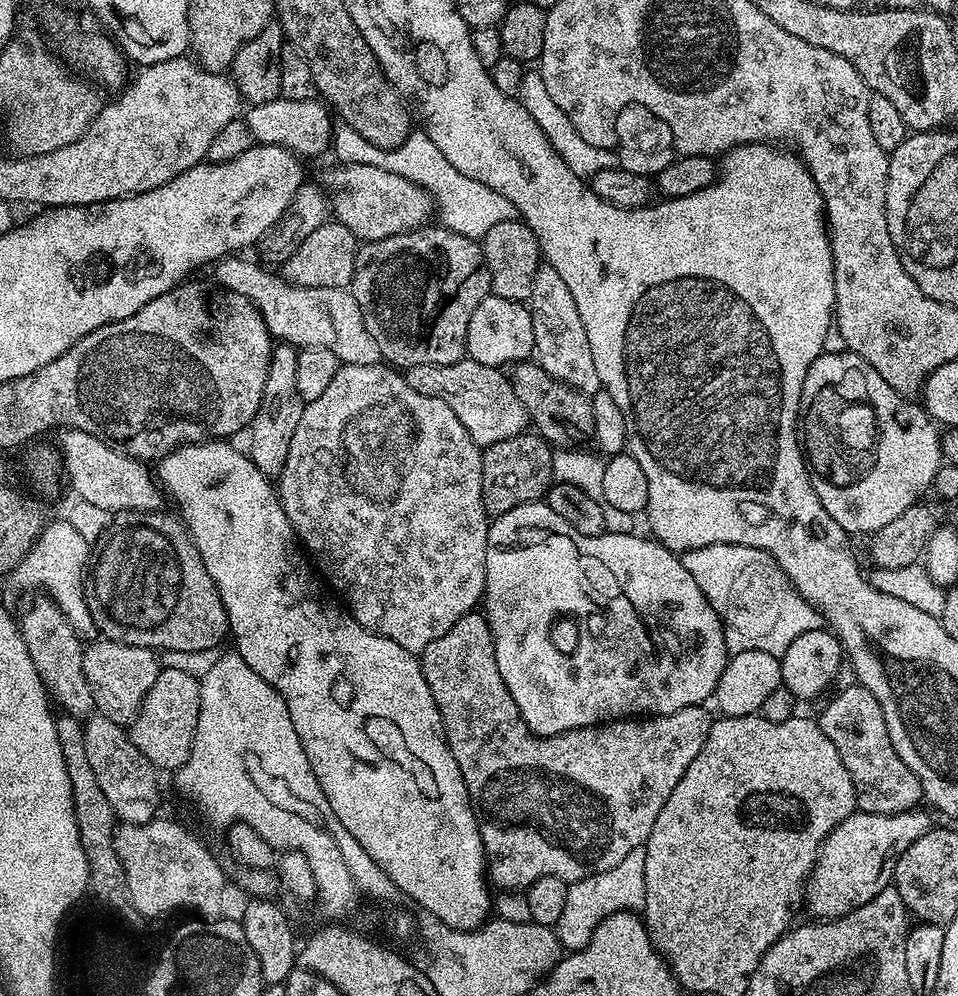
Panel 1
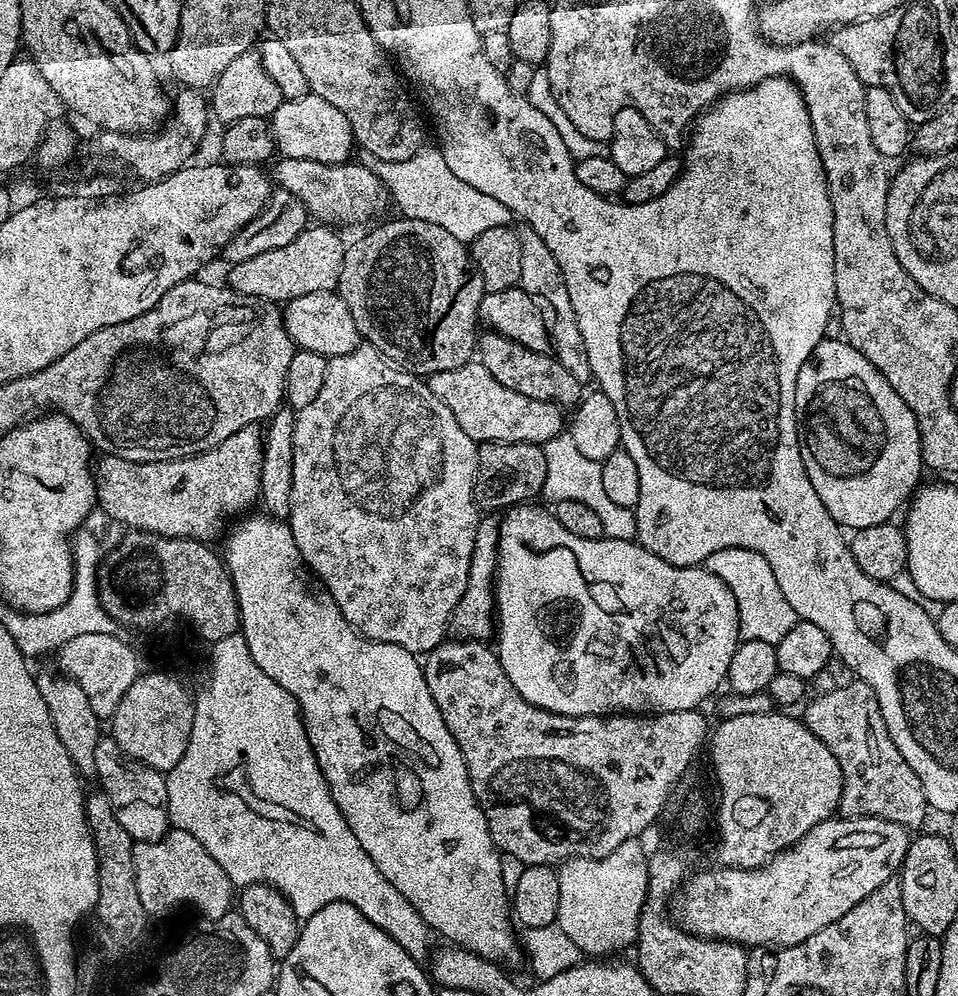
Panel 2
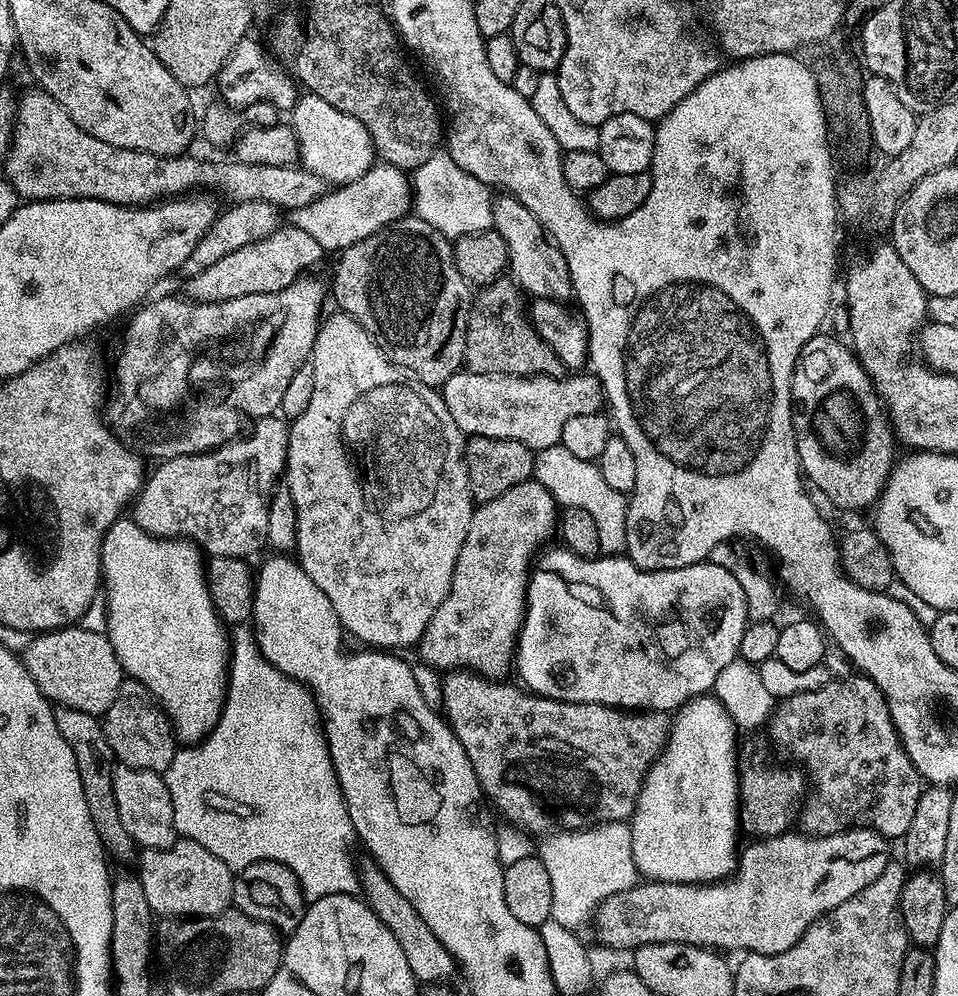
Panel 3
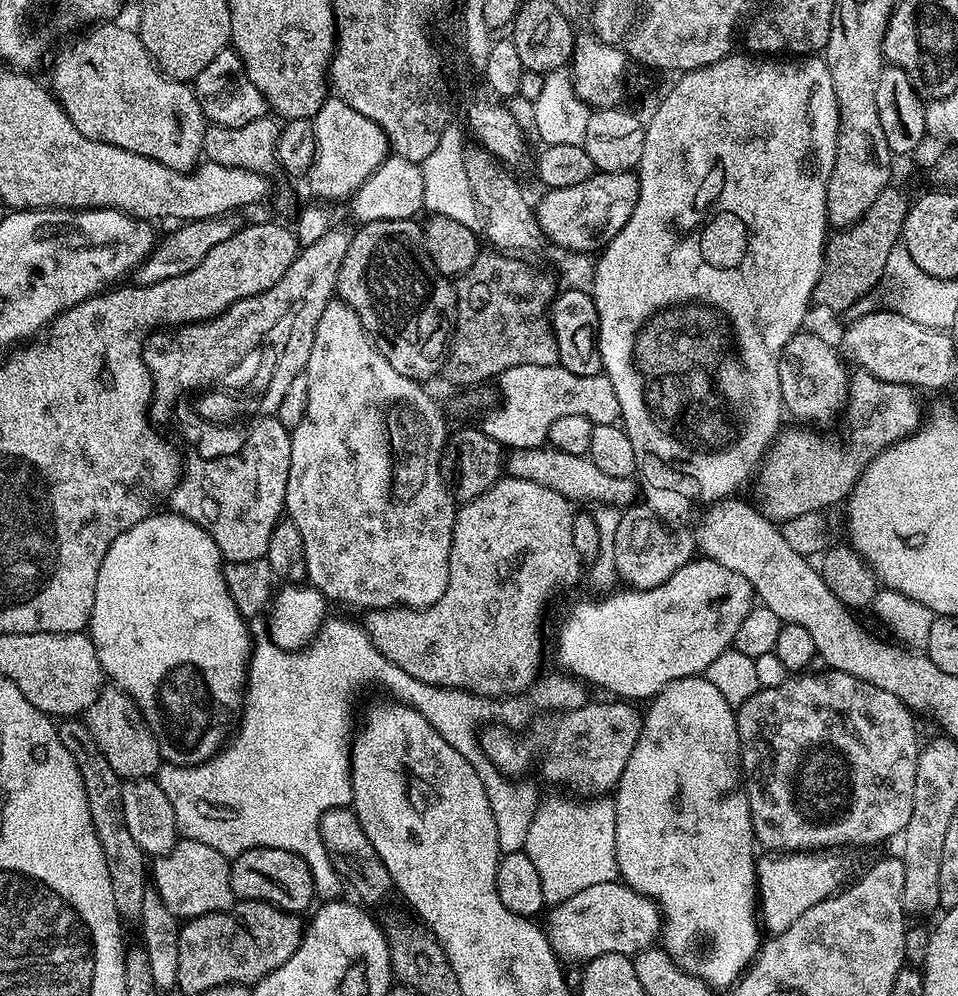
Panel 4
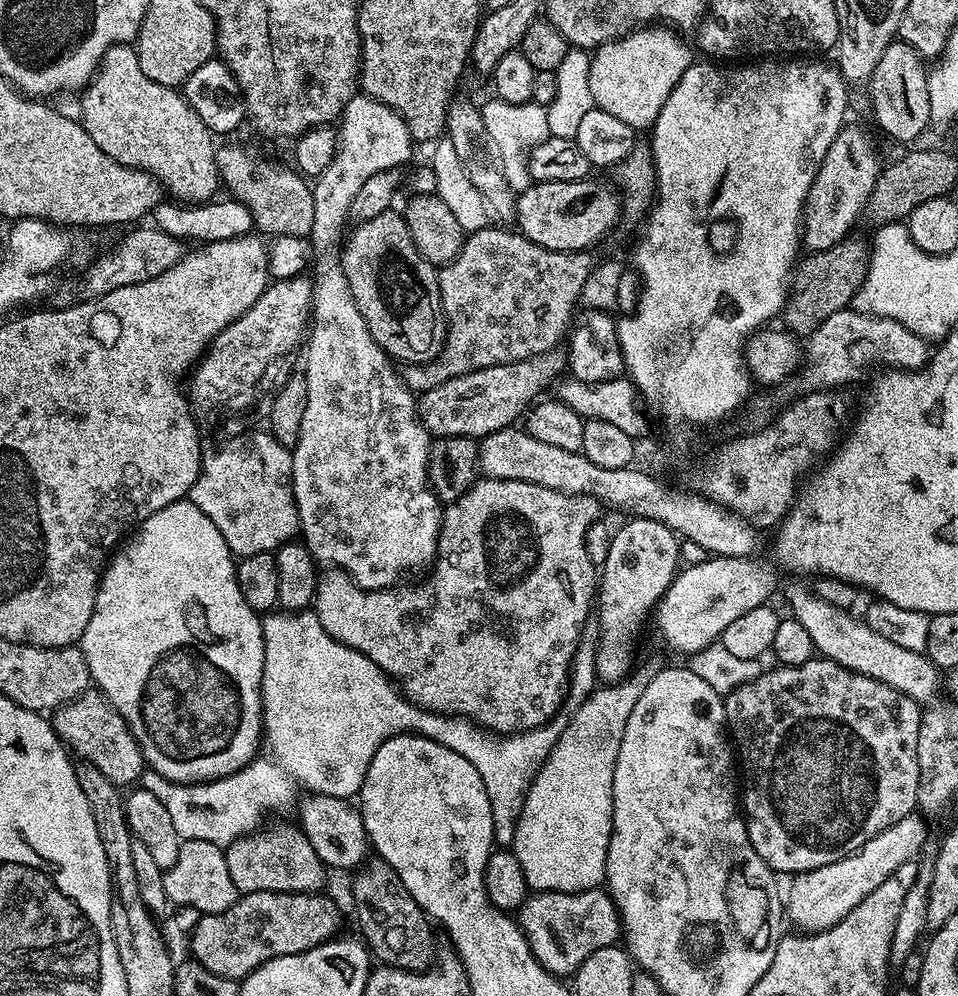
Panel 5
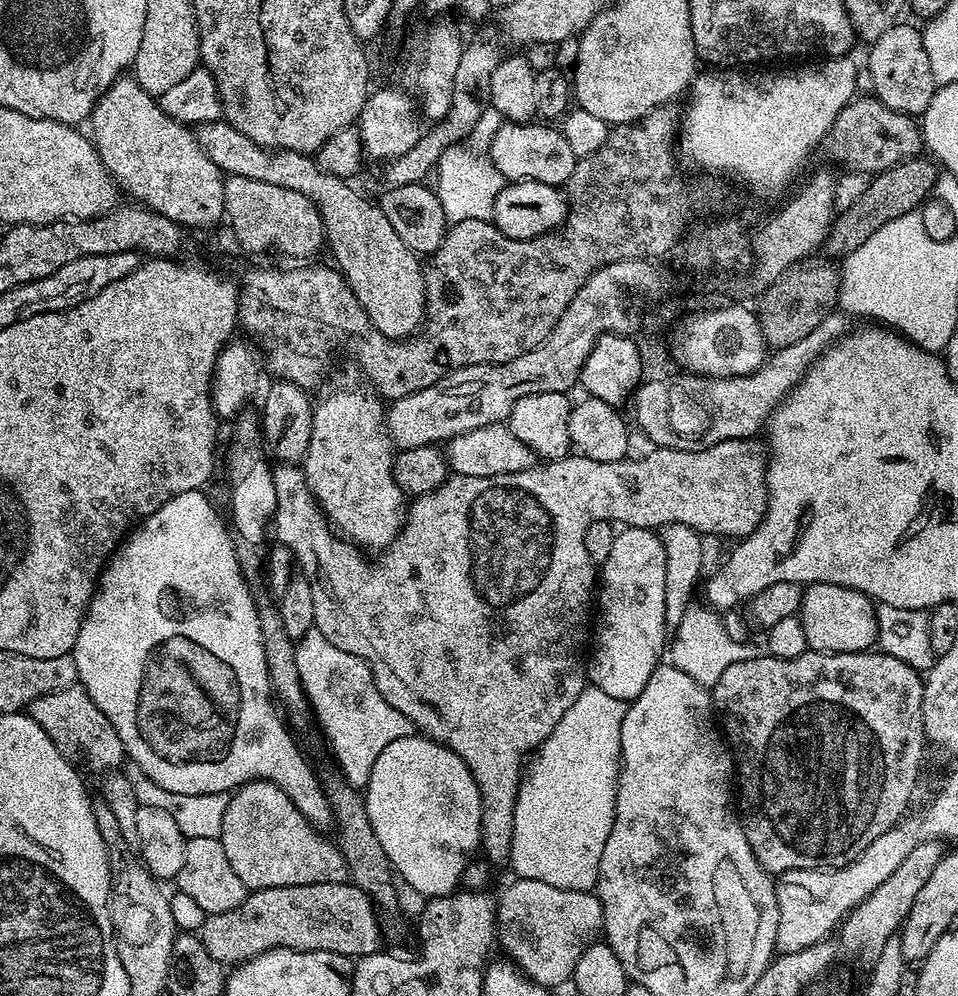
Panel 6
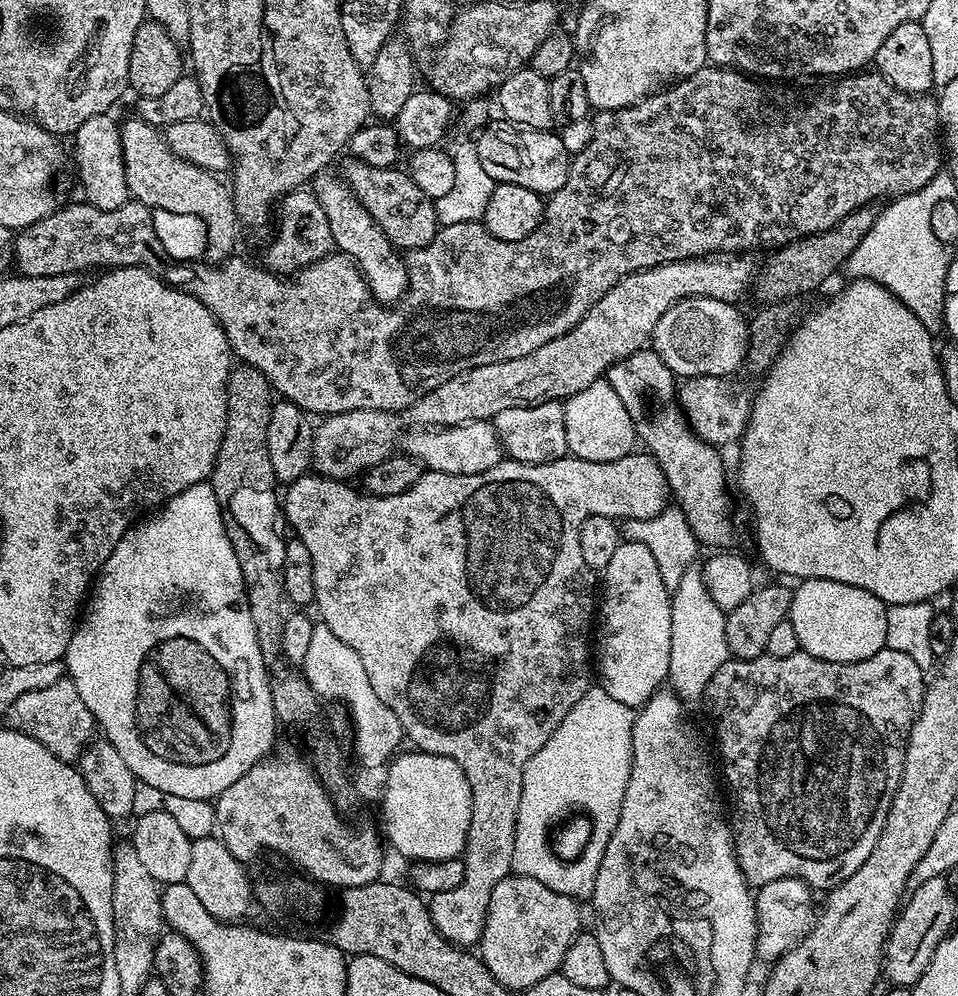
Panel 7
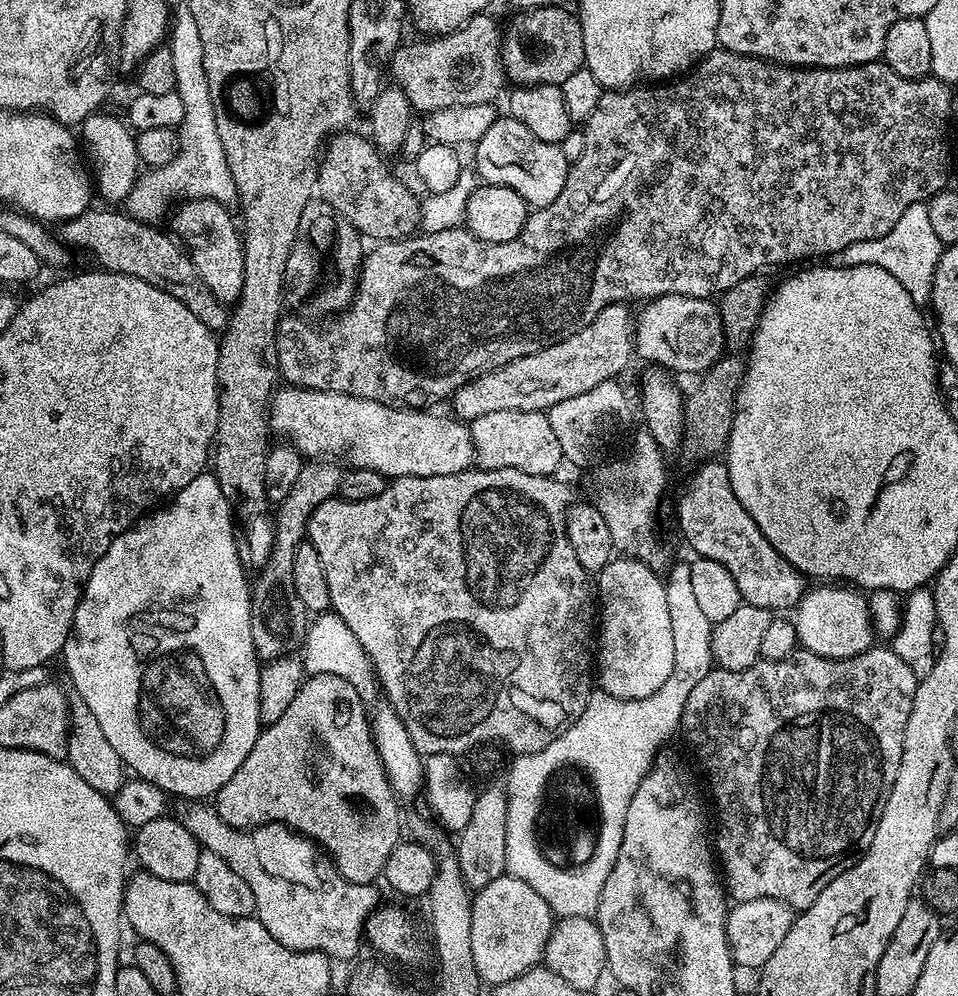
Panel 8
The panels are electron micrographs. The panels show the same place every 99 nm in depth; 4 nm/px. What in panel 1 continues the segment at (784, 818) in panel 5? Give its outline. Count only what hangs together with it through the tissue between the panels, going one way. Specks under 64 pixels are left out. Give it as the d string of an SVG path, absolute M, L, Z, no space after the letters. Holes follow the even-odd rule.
M859 686L842 689L825 706L824 713L818 716L818 723L826 738L834 742L846 770L850 770L859 811L889 816L913 811L919 805L916 803L921 803L924 791L920 779L906 762L902 762L902 758L898 758L898 750L894 750L886 730L882 706L878 706L878 698L874 698L870 690Z

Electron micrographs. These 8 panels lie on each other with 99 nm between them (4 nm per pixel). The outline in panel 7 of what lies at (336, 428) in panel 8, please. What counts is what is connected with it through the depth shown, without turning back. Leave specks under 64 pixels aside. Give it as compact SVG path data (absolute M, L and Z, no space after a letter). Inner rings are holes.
M471 420L468 424L459 424L449 428L422 428L416 426L408 431L405 431L402 436L403 455L413 456L429 472L482 474L482 470L490 470L490 466L498 466L506 456L503 446L500 445L495 423L486 420Z

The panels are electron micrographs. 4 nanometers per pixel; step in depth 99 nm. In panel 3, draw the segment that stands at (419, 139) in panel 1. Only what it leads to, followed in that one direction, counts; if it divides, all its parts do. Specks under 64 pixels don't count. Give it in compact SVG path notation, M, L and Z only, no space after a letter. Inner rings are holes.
M438 150L435 155L426 158L426 162L411 173L410 179L412 208L415 215L419 216L422 222L434 226L434 230L438 230L444 236L449 238L469 236L487 232L492 228L493 197L487 196L487 192L490 192L489 185L478 182L478 178L474 178L474 174L462 170L462 166L458 166L458 162L454 162L454 158L450 158L446 150Z

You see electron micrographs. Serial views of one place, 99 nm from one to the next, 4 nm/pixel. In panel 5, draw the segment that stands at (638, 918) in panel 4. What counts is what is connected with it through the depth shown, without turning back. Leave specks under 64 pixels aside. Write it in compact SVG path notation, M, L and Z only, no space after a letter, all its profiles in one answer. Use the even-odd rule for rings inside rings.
M591 888L585 892L532 892L518 909L518 923L534 958L557 978L571 977L577 966L590 958L590 954L594 954L594 950L611 948L622 936L616 904L607 891L600 888Z

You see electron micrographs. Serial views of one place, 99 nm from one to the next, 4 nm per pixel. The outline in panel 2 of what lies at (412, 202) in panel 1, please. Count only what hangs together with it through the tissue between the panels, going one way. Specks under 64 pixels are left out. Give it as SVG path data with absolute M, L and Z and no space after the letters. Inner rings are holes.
M284 156L276 164L274 184L279 191L289 192L294 198L298 198L298 202L302 202L302 206L308 211L309 217L324 226L367 225L375 221L375 216L390 204L388 189L371 170L359 162L327 164L310 162L310 158Z

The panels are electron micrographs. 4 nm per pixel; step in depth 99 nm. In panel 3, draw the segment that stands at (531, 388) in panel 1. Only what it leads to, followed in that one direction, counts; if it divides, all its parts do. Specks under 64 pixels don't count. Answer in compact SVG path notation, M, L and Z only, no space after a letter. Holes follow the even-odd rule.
M508 278L483 285L475 293L472 308L468 311L463 367L474 374L498 374L499 376L562 376L566 372L558 354L554 354L554 350L550 350L550 346L532 329L526 315L525 297L519 287Z

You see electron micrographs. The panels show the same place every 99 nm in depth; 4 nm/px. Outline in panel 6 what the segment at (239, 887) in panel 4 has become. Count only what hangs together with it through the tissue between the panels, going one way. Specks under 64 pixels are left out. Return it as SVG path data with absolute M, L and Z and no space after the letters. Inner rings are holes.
M251 780L249 784L244 784L231 793L226 806L226 815L222 818L222 830L218 838L222 842L222 850L226 850L226 858L230 861L230 867L234 869L234 874L238 874L238 878L242 878L245 889L255 890L257 888L273 888L274 886L306 886L307 884L321 884L322 882L345 883L348 880L348 867L344 861L344 855L340 853L339 847L333 841L331 844L324 836L327 835L306 819L302 810L298 810L298 806L277 784L269 780Z

